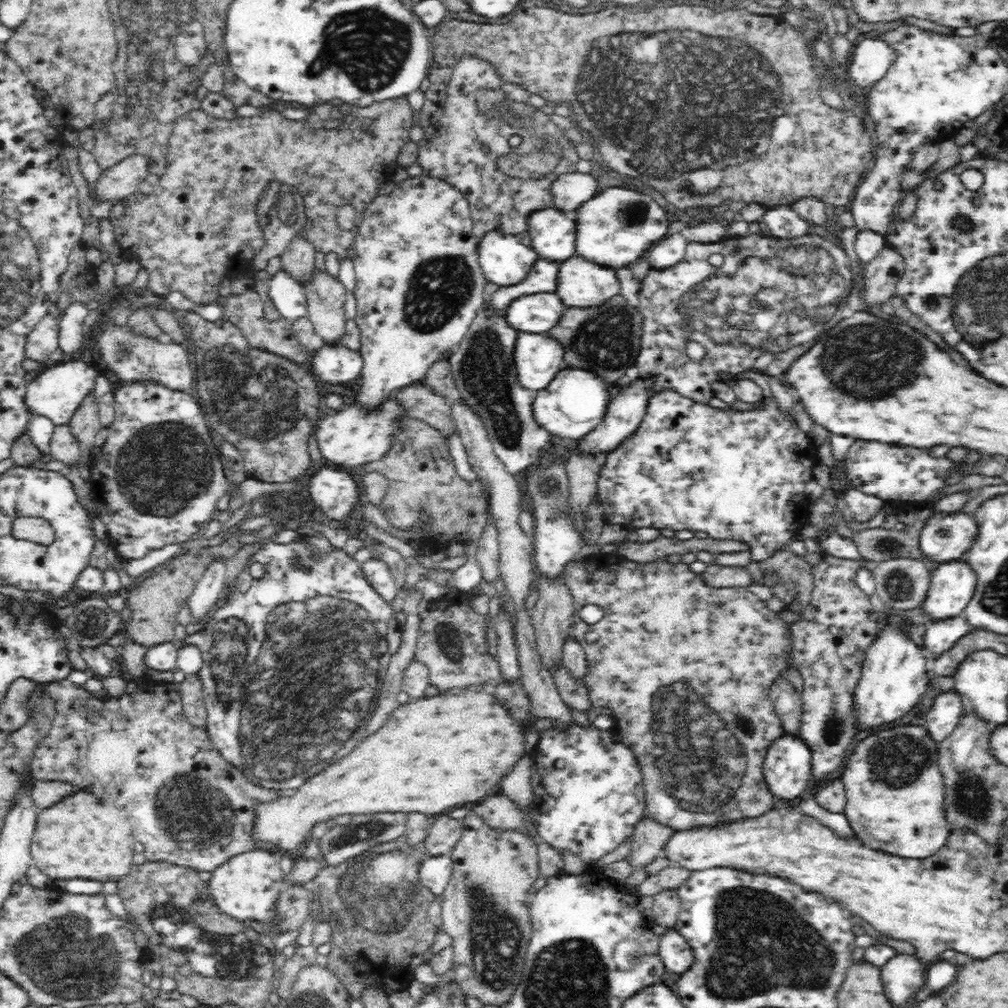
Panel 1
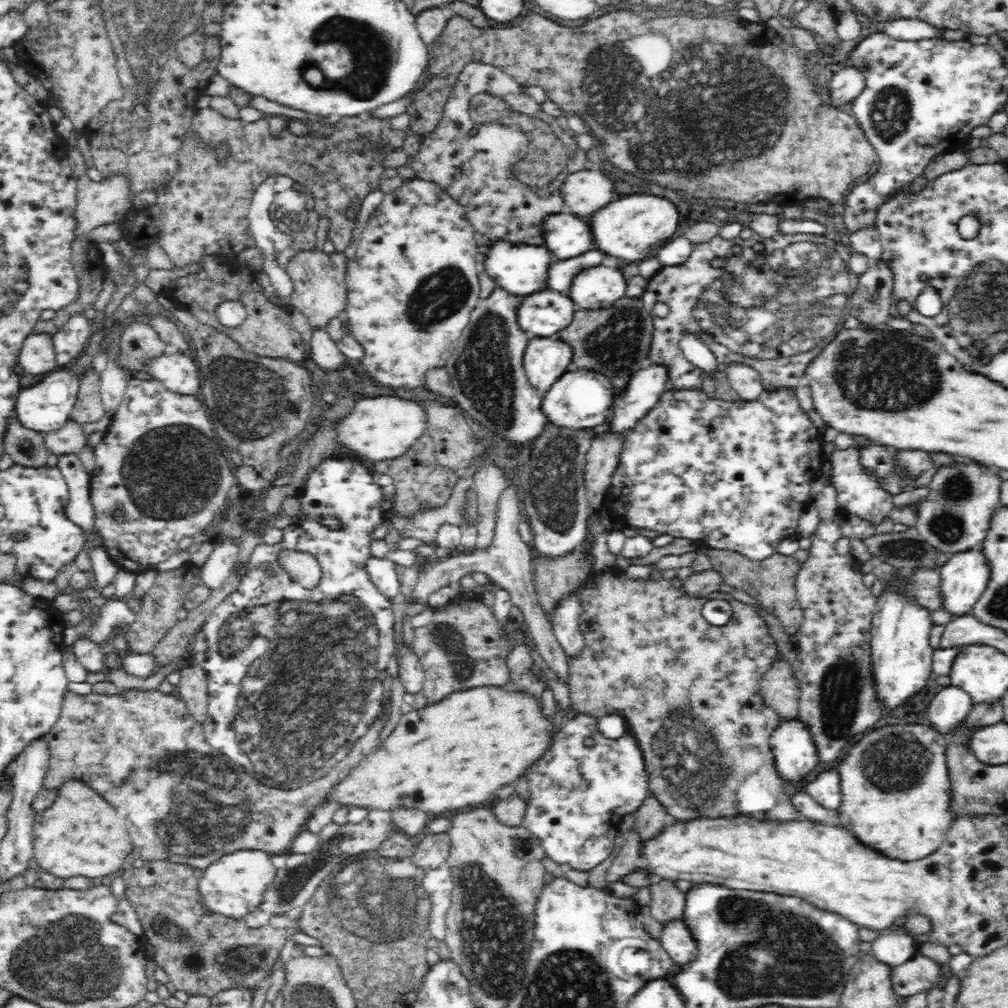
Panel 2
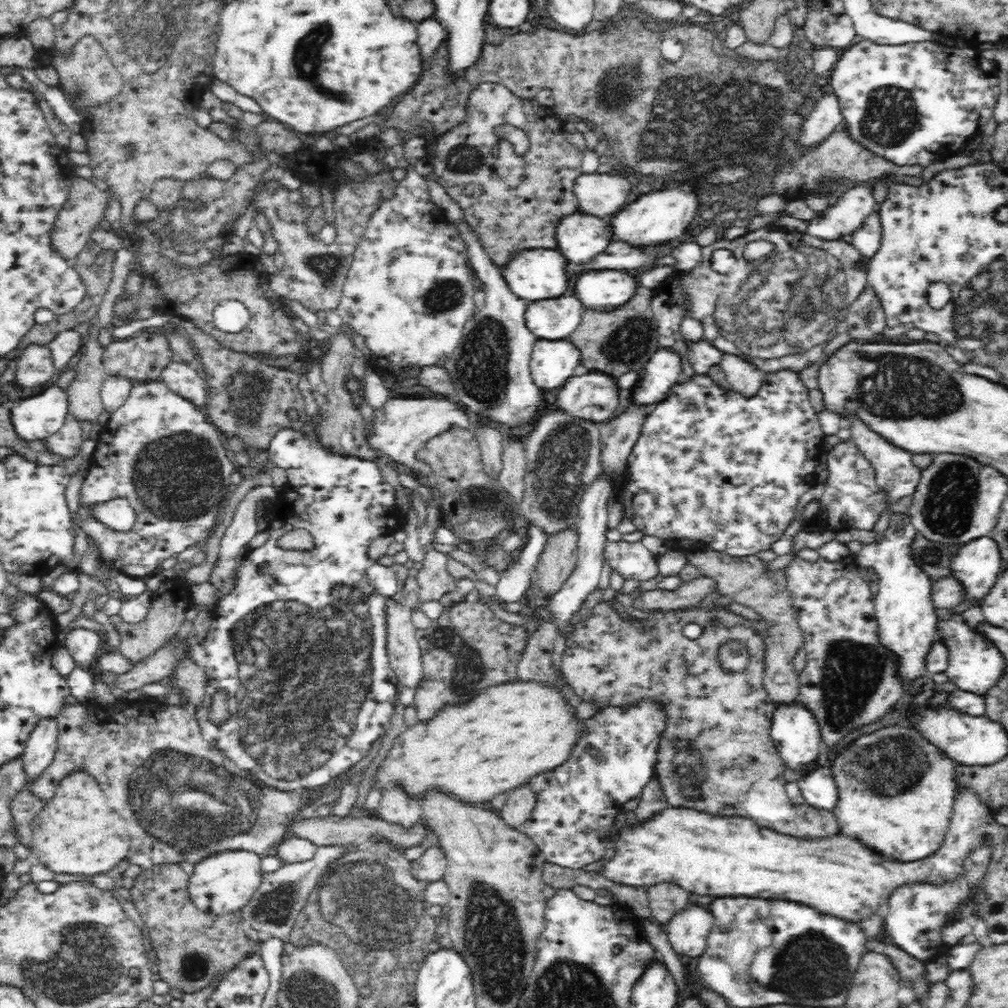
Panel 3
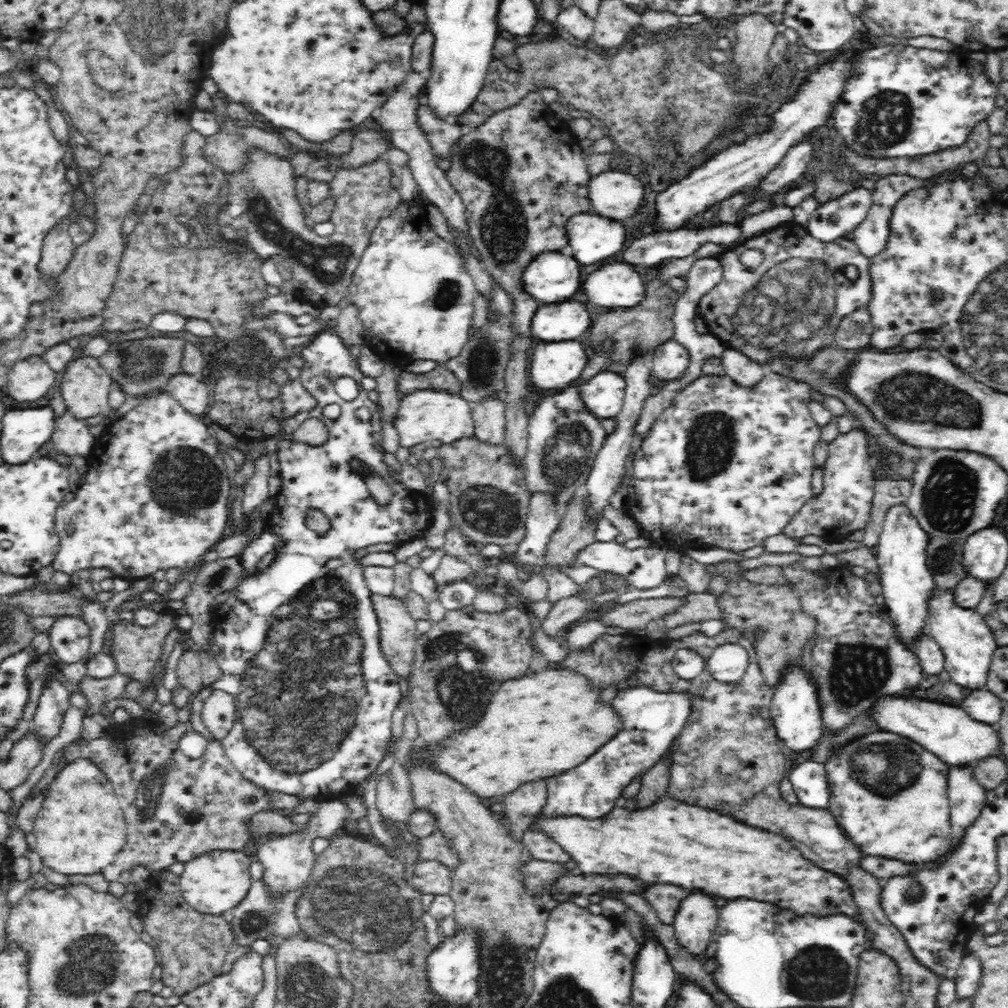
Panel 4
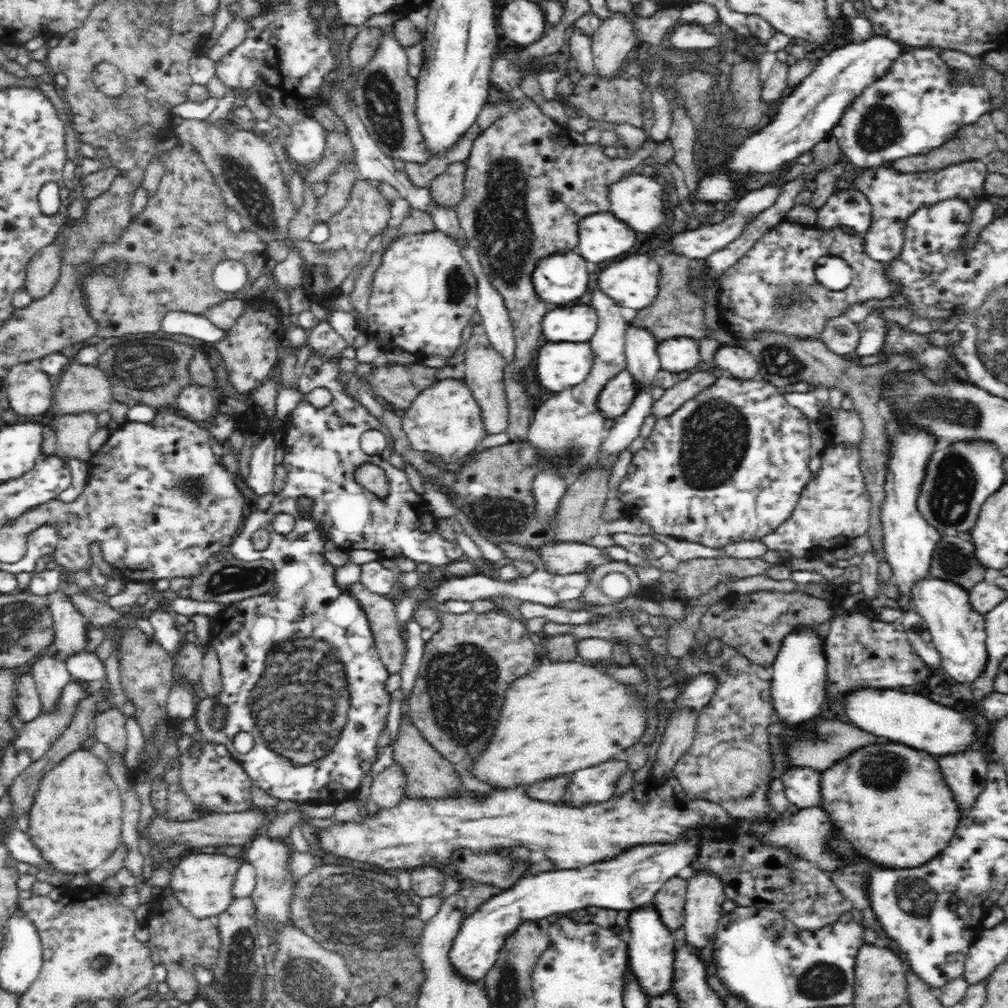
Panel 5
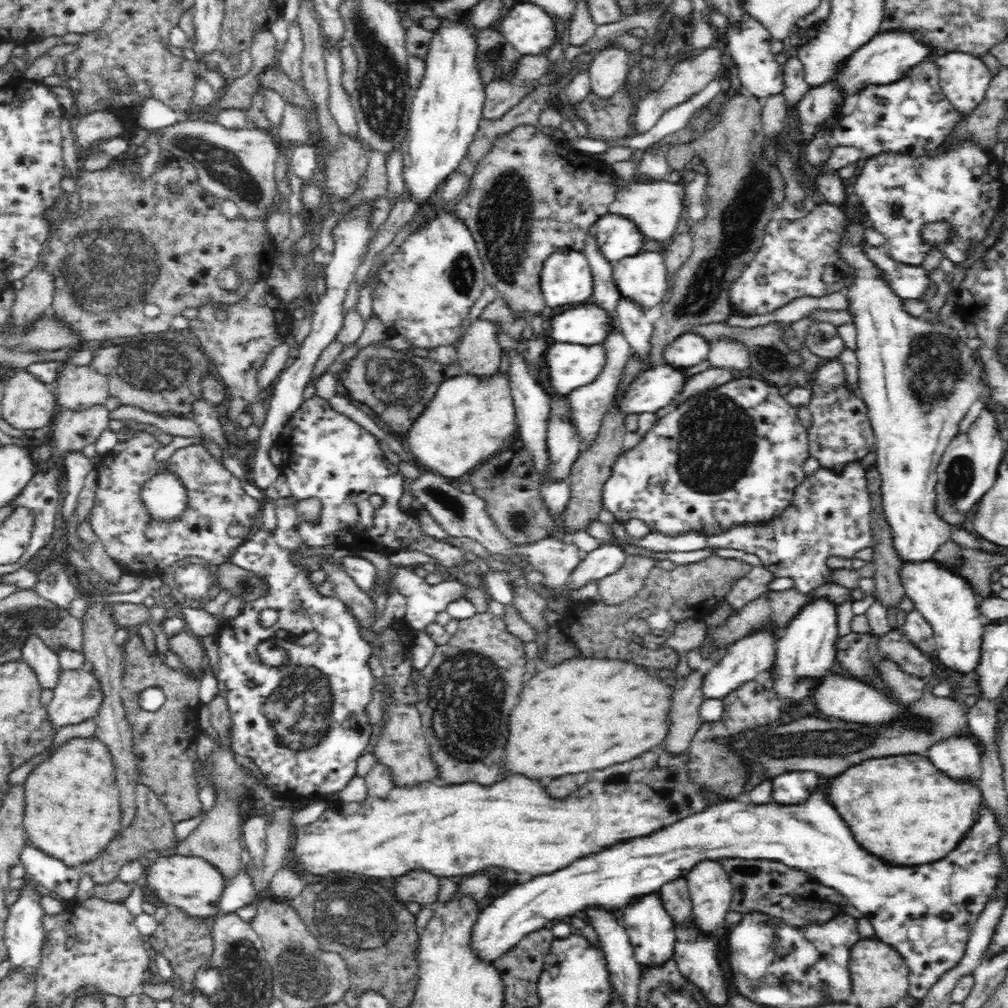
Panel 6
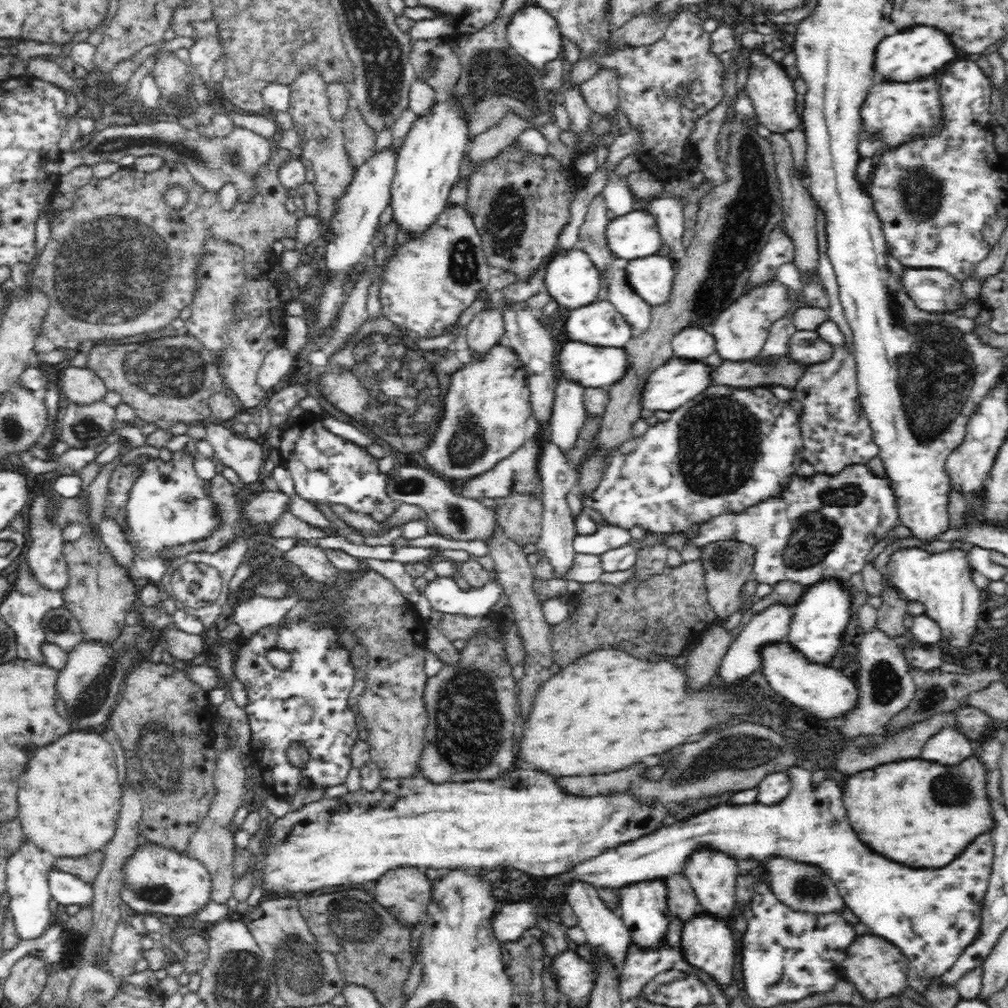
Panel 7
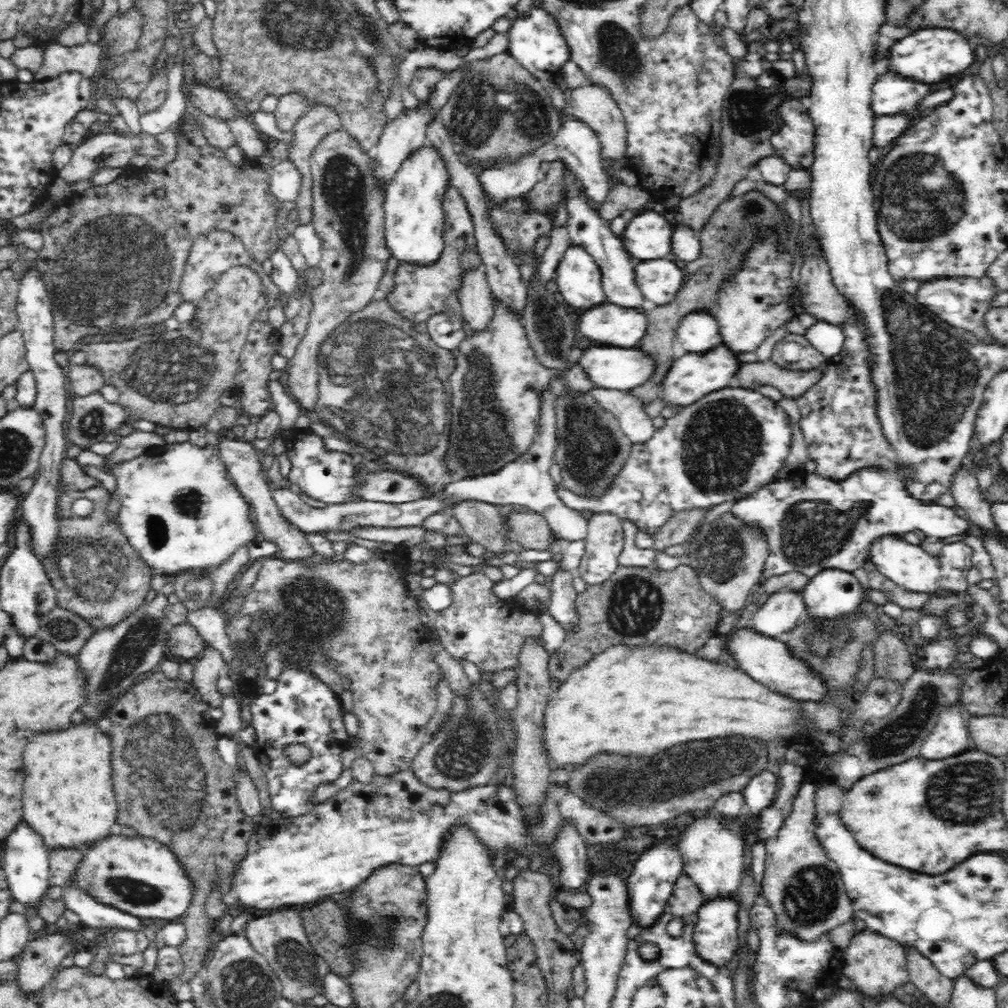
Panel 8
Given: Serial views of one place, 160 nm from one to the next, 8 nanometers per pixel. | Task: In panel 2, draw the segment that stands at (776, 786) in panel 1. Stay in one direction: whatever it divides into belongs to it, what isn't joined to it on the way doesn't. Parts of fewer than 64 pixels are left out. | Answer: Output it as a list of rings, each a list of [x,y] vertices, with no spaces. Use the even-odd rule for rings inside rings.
[[[798,720],[782,721],[769,738],[772,765],[784,782],[800,782],[818,763],[818,753],[810,733]]]

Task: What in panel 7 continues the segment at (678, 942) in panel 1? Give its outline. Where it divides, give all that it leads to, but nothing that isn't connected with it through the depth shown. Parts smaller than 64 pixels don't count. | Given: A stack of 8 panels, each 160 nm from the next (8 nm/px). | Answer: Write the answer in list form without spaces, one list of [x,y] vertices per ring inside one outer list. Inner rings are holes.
[[[706,849],[695,852],[691,856],[690,862],[686,864],[684,875],[689,880],[694,895],[698,899],[701,914],[710,915],[718,920],[723,920],[722,918],[733,914],[733,908],[736,906],[734,884],[739,872],[737,862],[720,852]]]

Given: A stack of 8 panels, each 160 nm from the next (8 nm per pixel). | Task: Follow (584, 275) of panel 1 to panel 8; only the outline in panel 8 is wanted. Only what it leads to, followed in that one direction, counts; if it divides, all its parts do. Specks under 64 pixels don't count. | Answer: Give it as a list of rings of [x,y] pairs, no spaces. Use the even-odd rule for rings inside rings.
[[[668,257],[636,261],[634,278],[644,298],[657,306],[674,300],[683,280],[683,269]]]

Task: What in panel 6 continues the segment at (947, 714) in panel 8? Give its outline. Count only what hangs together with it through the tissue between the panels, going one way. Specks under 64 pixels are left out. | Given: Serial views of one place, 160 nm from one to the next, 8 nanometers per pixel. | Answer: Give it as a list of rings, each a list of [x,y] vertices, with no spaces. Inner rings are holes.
[[[950,737],[926,750],[929,759],[950,779],[978,782],[983,775],[982,754],[974,740]]]

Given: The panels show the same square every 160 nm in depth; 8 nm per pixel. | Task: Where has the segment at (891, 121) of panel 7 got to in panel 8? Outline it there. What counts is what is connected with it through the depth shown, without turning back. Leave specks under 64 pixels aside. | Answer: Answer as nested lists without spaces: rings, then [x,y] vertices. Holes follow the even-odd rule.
[[[883,70],[873,86],[870,109],[876,118],[900,115],[914,123],[924,114],[923,100],[930,92],[932,90],[926,83]]]

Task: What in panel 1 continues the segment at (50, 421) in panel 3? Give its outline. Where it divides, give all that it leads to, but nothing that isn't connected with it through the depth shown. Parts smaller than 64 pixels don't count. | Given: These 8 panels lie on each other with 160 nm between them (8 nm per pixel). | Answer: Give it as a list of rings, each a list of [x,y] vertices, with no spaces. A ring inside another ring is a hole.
[[[62,362],[52,368],[41,368],[40,374],[28,384],[26,403],[29,411],[51,418],[56,425],[67,425],[72,415],[94,395],[98,368],[91,368],[86,362]]]

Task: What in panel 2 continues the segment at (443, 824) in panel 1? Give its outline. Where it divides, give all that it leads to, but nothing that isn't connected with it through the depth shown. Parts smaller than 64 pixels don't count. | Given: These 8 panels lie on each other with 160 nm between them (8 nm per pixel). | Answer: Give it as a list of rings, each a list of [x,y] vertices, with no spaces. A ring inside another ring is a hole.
[[[426,832],[416,840],[414,863],[424,869],[437,868],[449,857],[452,836],[450,832],[431,834]]]

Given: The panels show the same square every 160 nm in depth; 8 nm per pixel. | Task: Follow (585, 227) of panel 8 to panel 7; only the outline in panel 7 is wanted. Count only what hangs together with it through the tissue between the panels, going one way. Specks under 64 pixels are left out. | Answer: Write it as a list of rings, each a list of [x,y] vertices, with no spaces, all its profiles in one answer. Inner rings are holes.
[[[624,268],[612,269],[607,276],[606,298],[628,324],[632,338],[644,336],[650,330],[651,306],[634,293],[624,279]]]

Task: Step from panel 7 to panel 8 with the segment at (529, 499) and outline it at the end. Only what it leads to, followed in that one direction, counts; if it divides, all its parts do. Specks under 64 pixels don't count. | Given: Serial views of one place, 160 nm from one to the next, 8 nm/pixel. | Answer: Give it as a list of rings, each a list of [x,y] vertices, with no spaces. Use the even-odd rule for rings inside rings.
[[[524,506],[524,508],[512,510],[508,514],[507,522],[520,546],[538,550],[544,550],[548,546],[550,525],[543,514]]]

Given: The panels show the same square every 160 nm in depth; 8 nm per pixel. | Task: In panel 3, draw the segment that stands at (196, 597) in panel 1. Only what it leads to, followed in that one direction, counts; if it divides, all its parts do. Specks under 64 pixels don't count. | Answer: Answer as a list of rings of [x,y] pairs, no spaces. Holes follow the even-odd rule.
[[[255,487],[248,492],[235,508],[230,526],[222,535],[218,554],[210,566],[208,585],[217,590],[222,588],[233,571],[239,566],[238,557],[248,542],[258,532],[256,529],[256,505],[261,499],[275,499],[277,493],[274,487]]]

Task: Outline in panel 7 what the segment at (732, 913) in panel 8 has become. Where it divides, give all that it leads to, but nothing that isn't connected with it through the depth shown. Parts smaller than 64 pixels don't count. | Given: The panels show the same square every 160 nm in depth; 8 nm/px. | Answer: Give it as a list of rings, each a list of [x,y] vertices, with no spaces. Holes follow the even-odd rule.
[[[698,914],[683,923],[680,934],[682,959],[691,967],[706,973],[720,991],[734,982],[734,960],[736,960],[735,934],[724,920],[718,920],[710,915]]]

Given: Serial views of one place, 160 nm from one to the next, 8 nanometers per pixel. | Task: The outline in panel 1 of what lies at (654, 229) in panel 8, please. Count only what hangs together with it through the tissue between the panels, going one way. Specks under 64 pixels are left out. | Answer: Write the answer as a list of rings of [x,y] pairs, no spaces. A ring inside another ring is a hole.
[[[552,206],[530,212],[526,218],[524,232],[530,236],[529,247],[540,259],[556,263],[566,260],[574,254],[574,219],[565,211],[555,209]]]

